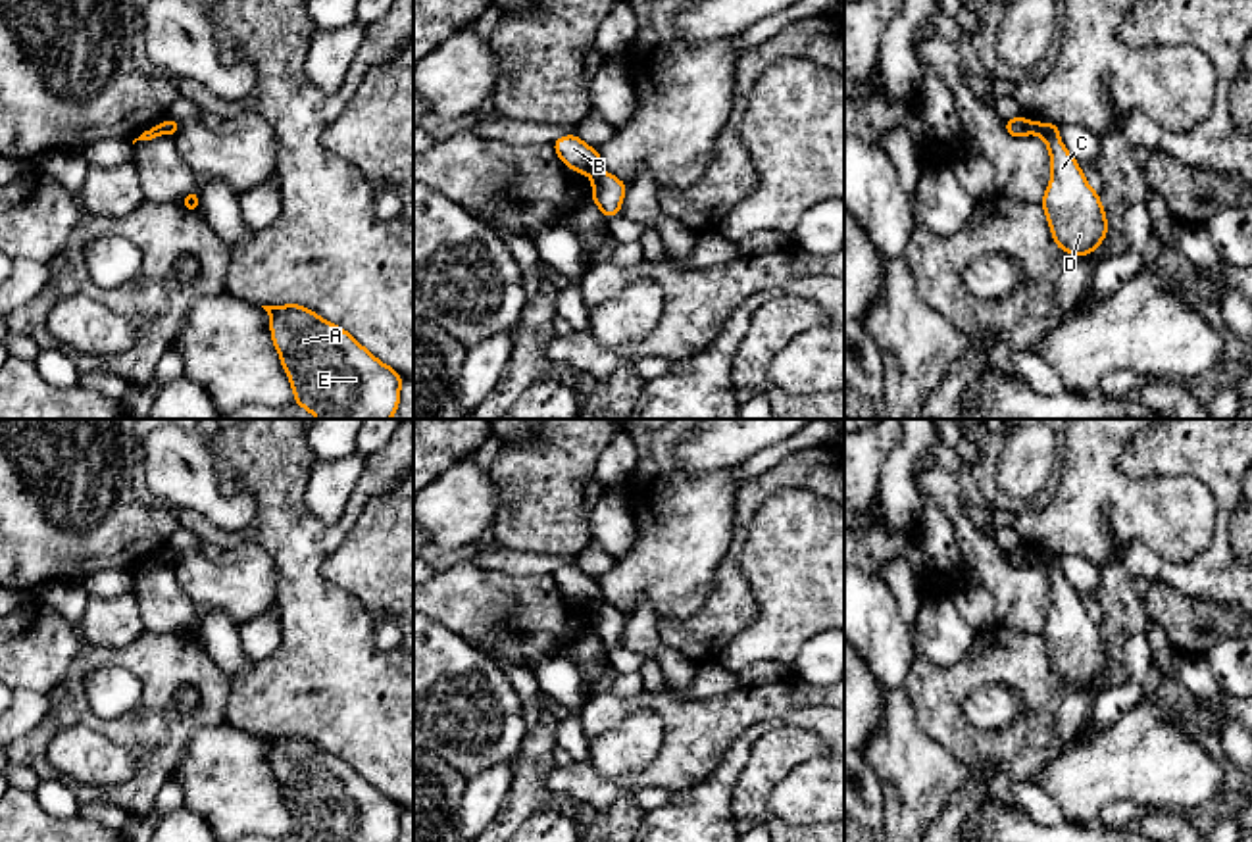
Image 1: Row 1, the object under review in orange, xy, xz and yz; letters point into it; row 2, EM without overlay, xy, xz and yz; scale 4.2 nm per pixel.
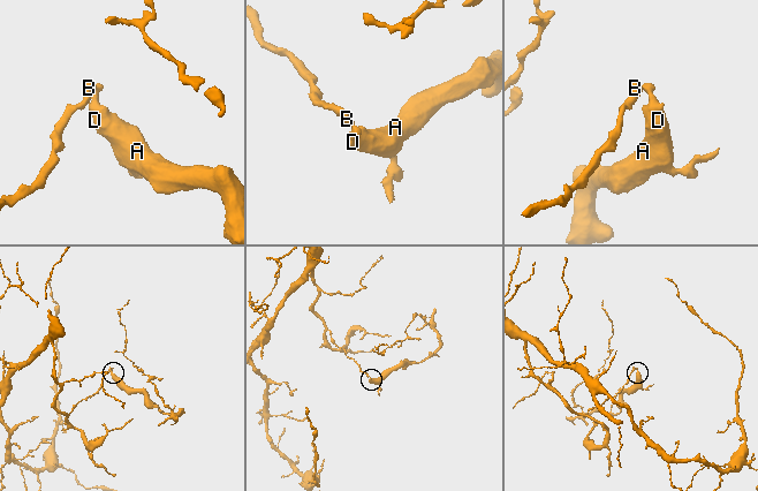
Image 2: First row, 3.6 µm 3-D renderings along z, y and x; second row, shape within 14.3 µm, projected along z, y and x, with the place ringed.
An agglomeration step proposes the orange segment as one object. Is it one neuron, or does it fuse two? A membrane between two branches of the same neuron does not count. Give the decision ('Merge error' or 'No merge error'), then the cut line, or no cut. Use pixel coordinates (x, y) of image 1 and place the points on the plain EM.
Merge error. Split along xz (602, 600), (591, 606)

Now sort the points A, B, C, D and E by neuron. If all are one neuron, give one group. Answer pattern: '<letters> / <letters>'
A C D E / B

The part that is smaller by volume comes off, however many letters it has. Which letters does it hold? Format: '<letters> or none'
A, C, D, E

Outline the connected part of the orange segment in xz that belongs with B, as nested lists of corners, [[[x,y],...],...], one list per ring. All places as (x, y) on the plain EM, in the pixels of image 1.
[[[567,565],[552,573],[558,588],[573,602],[583,606],[596,606],[602,602],[598,581],[585,575],[579,567]]]

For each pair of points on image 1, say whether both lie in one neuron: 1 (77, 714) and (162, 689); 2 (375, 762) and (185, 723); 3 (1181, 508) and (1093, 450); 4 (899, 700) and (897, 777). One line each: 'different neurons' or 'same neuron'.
1: same neuron
2: different neurons
3: same neuron
4: same neuron

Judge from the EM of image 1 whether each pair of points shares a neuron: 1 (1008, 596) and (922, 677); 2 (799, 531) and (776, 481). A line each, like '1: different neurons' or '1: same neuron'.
1: different neurons
2: different neurons

